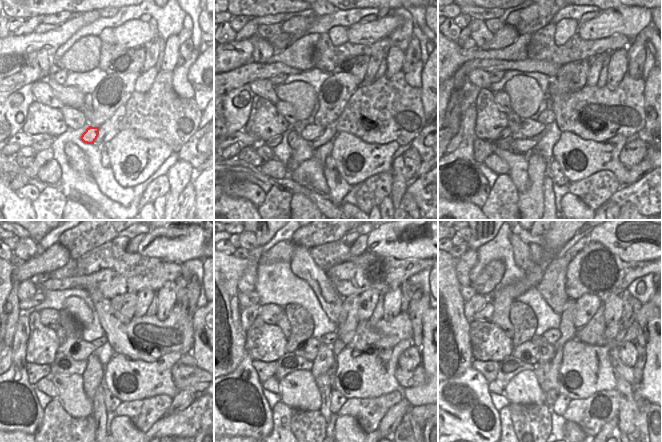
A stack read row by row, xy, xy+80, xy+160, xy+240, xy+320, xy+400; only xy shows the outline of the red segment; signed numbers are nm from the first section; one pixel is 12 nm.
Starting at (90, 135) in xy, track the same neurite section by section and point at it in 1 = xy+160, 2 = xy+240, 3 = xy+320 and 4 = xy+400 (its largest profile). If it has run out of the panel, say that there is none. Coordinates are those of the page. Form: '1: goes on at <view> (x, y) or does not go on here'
1: goes on at xy+160 (530, 128)
2: goes on at xy+240 (81, 350)
3: goes on at xy+320 (308, 350)
4: goes on at xy+400 (527, 352)

